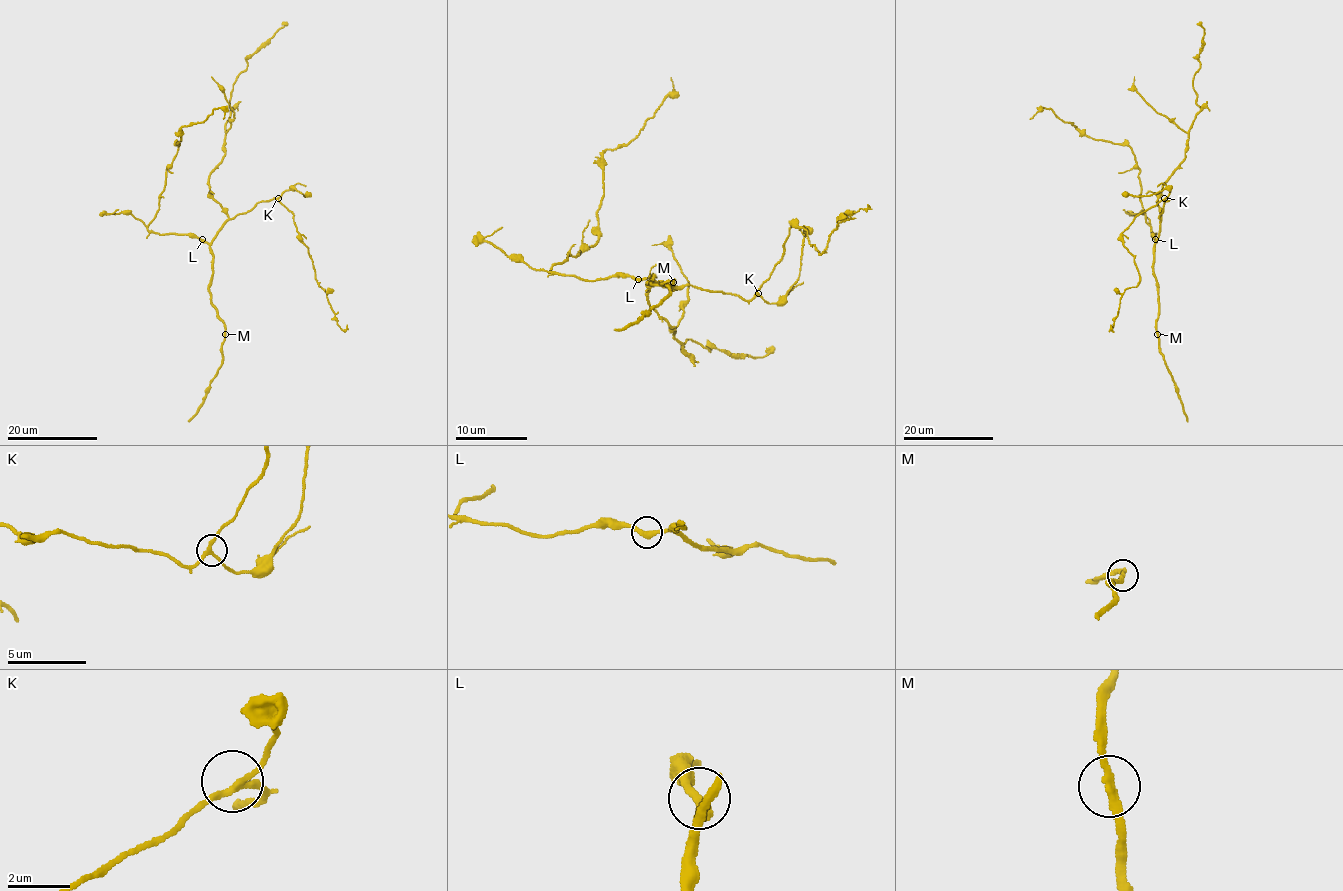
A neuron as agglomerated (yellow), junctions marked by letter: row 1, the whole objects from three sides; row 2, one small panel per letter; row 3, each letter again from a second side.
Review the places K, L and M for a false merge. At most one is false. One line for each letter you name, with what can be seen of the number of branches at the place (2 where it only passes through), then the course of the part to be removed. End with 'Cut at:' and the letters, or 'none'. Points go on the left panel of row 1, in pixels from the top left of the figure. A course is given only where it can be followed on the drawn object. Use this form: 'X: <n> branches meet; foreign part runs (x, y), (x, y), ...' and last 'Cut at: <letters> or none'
Cut at: none

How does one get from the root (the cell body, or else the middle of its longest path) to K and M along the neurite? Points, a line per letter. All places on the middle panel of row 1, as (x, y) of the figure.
K: (636, 279), (652, 279), (663, 286), (692, 286), (724, 291), (746, 300), (751, 300), (758, 293)
M: (636, 279), (654, 275), (650, 284), (674, 282)

